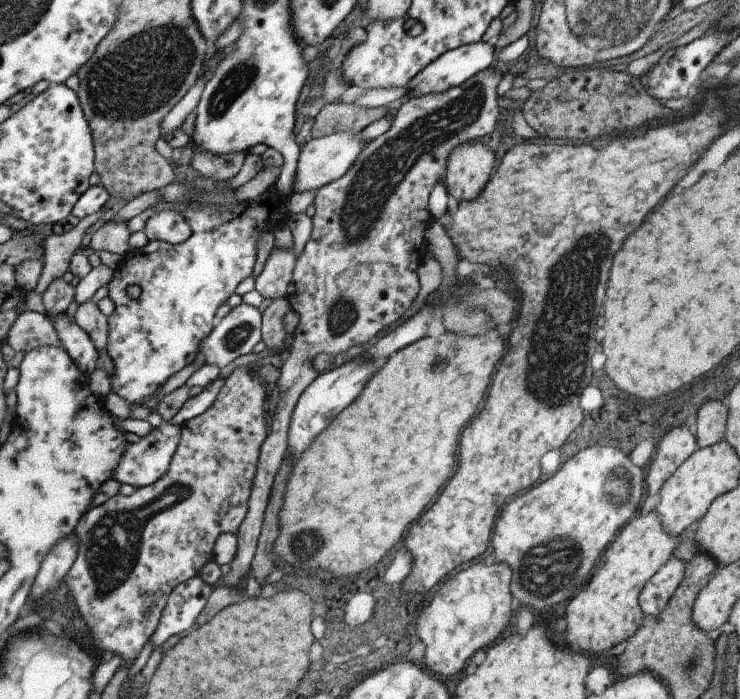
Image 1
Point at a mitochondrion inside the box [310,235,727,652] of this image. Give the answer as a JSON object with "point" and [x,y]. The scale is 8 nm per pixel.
{"point":[542,584]}

